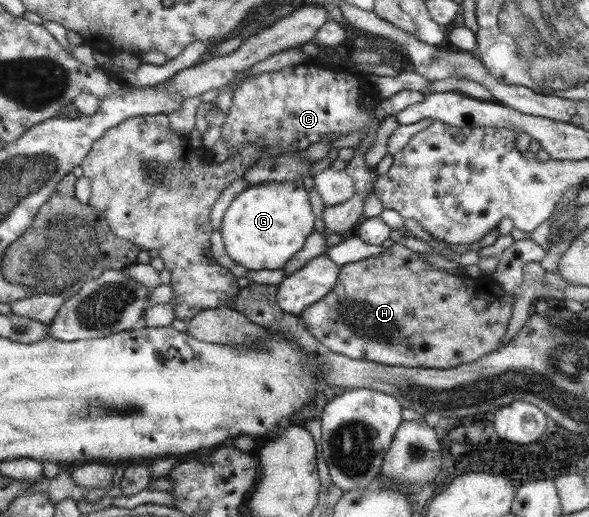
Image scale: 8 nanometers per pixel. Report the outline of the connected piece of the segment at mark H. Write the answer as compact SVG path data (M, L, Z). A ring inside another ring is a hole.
M394 242L376 256L341 266L335 287L322 300L307 306L299 316L307 329L320 340L324 351L386 366L449 369L478 361L501 347L513 301L491 275L482 273L470 277L465 273L445 273L425 261L420 254Z

